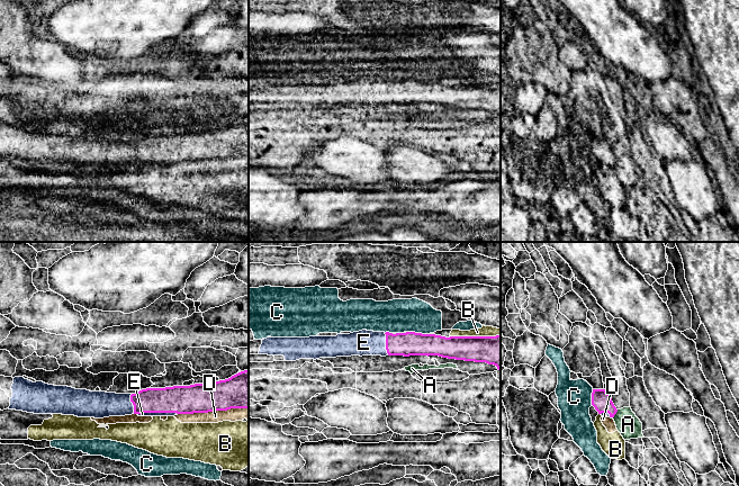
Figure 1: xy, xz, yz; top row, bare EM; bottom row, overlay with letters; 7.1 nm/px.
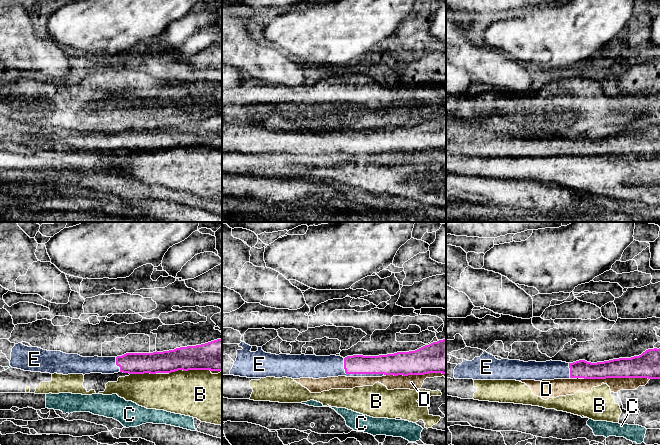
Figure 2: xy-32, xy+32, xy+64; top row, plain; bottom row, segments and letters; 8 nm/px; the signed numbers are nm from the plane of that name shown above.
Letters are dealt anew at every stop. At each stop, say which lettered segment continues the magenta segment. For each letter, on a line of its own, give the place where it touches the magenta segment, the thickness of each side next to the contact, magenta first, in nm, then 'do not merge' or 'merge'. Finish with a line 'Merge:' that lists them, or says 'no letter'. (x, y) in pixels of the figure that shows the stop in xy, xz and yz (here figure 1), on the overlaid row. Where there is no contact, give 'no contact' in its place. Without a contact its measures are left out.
A: yz (615, 413) | 140/170 nm | do not merge
B: xz (475, 336) | 220/80 nm | do not merge
C: xz (417, 333) | 170/240 nm | do not merge
D: xy (213, 411) | 240/100 nm | do not merge
E: xy (156, 412) | 200/30 nm | merge
Merge: E

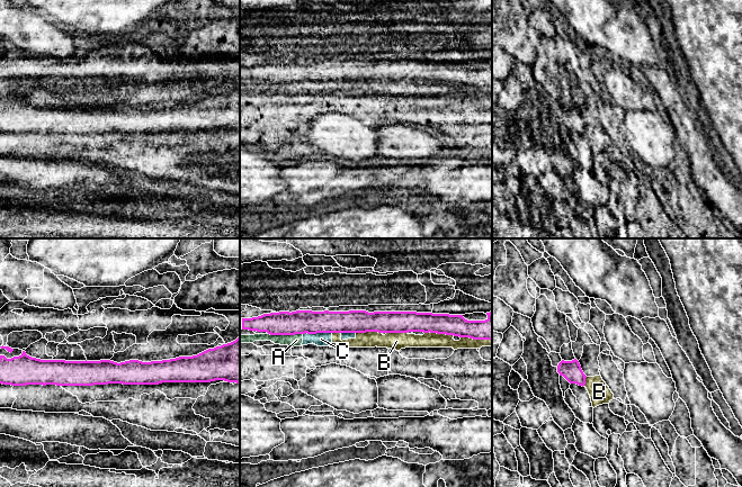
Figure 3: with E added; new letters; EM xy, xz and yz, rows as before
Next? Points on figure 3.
A: xz (285, 334) | 180/90 nm | do not merge
B: xz (439, 333) | 150/110 nm | do not merge
C: xz (316, 332) | 180/100 nm | do not merge
Merge: no letter

